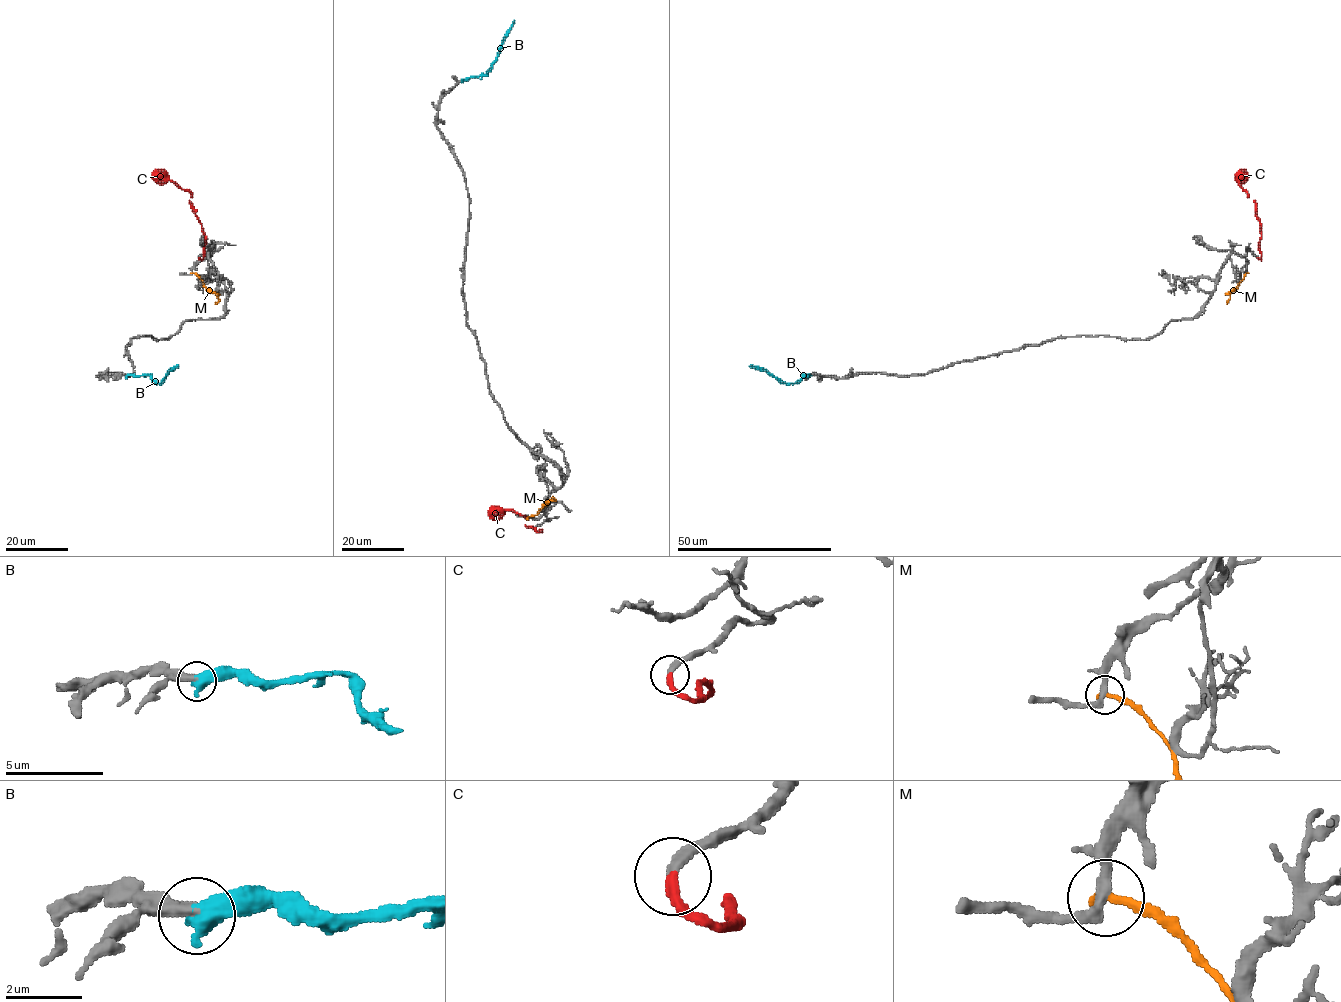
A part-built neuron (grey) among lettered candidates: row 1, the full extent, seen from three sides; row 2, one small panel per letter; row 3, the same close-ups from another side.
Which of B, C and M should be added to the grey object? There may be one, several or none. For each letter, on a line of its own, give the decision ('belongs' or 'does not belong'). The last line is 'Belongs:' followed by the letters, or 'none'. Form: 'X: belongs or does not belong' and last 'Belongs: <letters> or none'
B: belongs
C: belongs
M: does not belong
Belongs: B, C

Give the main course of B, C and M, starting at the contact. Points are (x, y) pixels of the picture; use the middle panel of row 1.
B: (462, 80), (484, 75), (495, 61), (514, 20)
C: (534, 528), (540, 532), (527, 527), (527, 519), (511, 510), (488, 515)
M: (528, 518), (555, 500), (551, 497)

